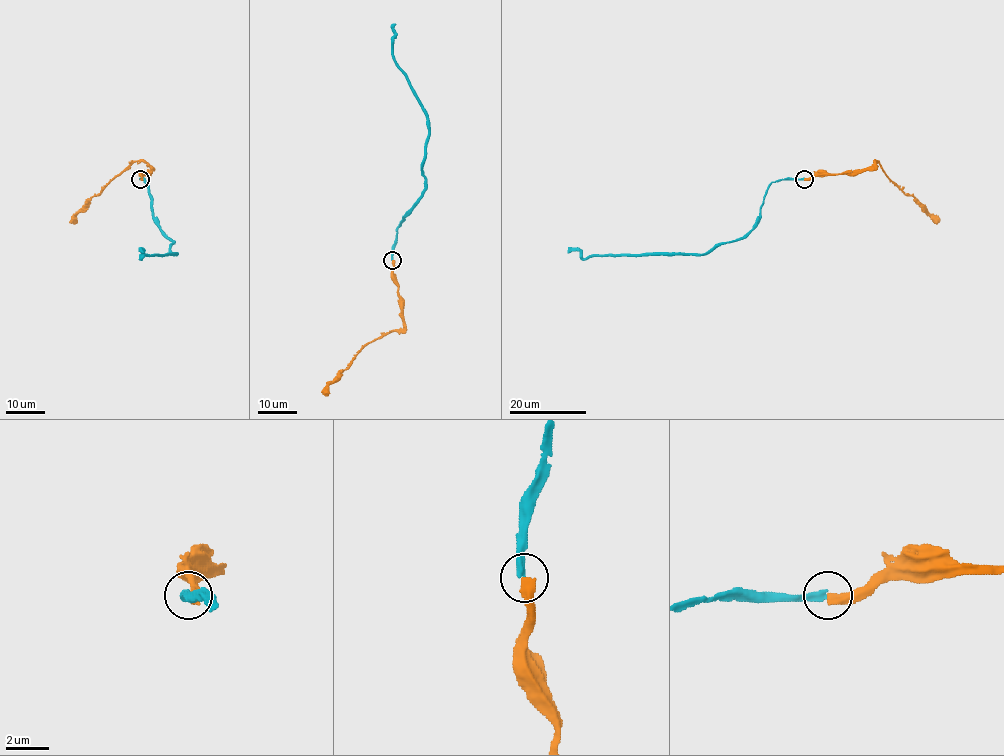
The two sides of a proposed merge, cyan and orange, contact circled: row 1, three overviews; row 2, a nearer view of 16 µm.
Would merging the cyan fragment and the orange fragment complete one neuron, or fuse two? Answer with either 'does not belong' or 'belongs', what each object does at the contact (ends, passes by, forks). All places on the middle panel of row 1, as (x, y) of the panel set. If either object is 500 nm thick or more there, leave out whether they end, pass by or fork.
does not belong; cyan ends; orange ends

